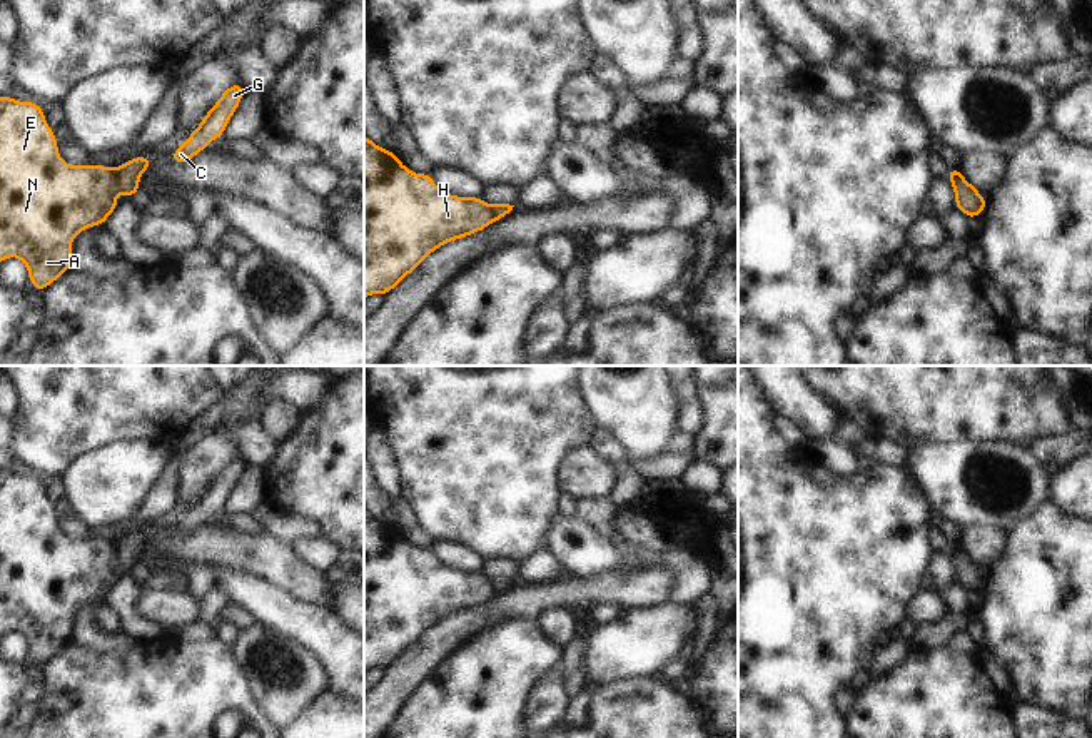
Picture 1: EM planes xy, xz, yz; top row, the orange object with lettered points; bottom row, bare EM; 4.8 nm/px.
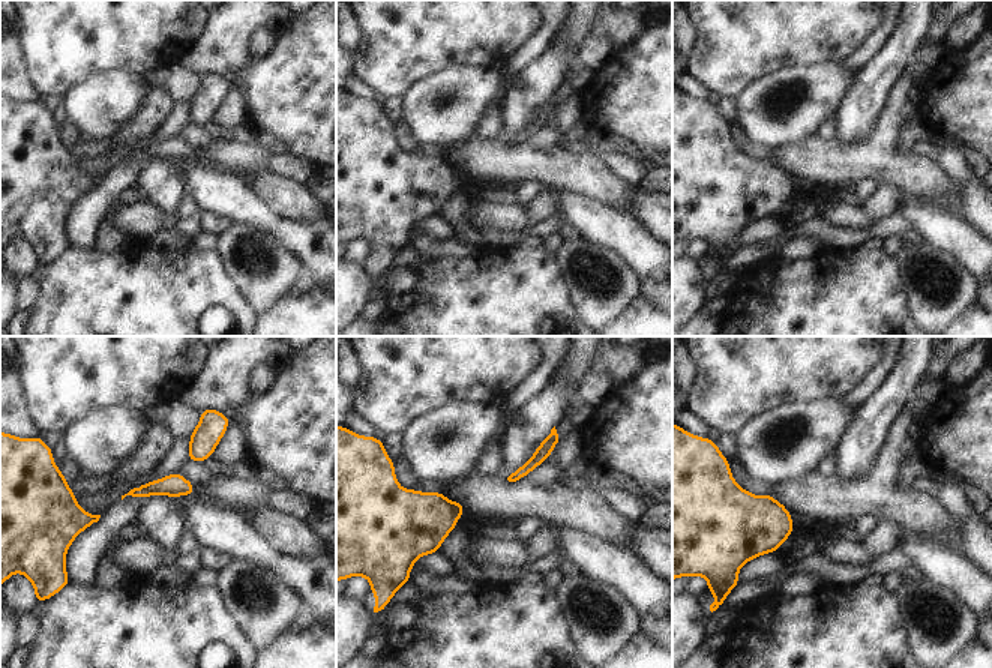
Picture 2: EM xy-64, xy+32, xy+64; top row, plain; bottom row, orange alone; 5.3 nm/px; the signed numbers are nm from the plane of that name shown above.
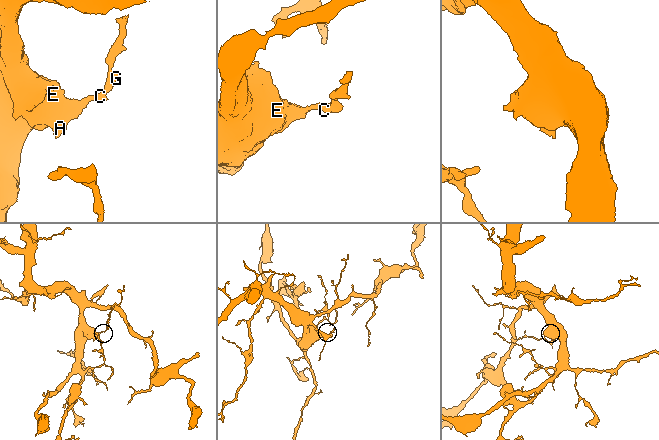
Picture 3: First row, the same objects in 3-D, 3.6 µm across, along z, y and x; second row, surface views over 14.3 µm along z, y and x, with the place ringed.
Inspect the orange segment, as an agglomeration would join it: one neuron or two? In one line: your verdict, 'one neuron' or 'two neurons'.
two neurons

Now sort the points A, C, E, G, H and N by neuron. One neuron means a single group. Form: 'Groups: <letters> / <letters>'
Groups: A E H N / C G

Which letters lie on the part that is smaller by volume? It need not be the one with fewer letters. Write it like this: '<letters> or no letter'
C, G

